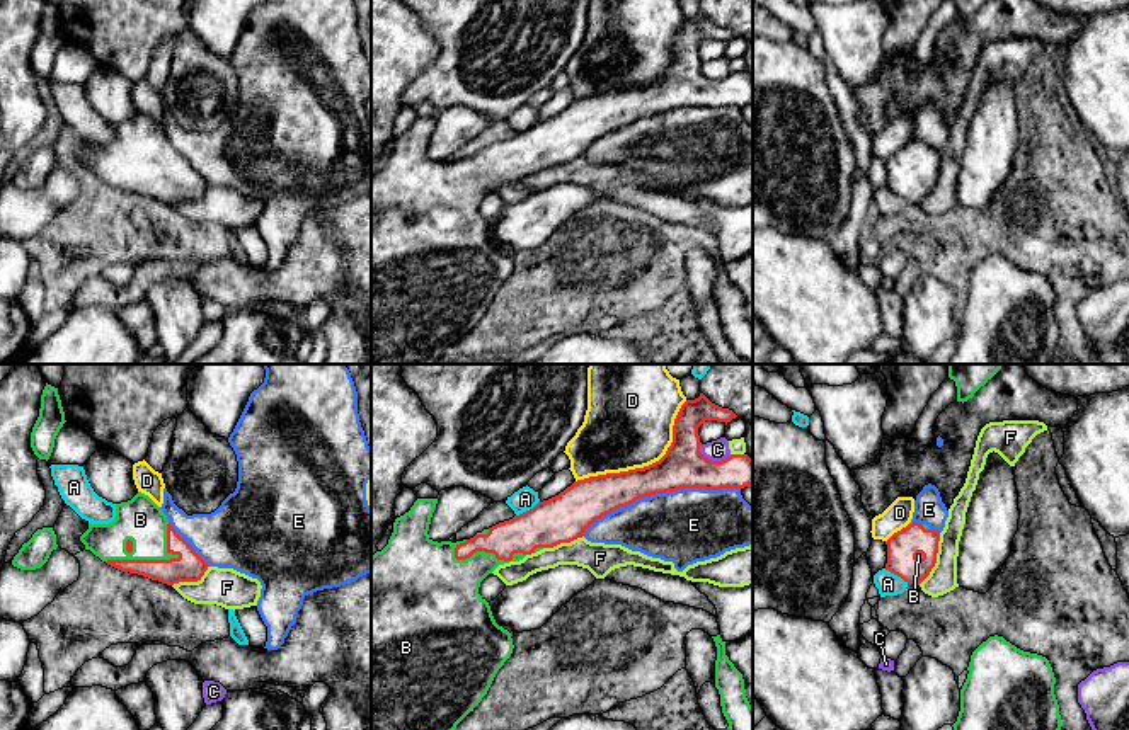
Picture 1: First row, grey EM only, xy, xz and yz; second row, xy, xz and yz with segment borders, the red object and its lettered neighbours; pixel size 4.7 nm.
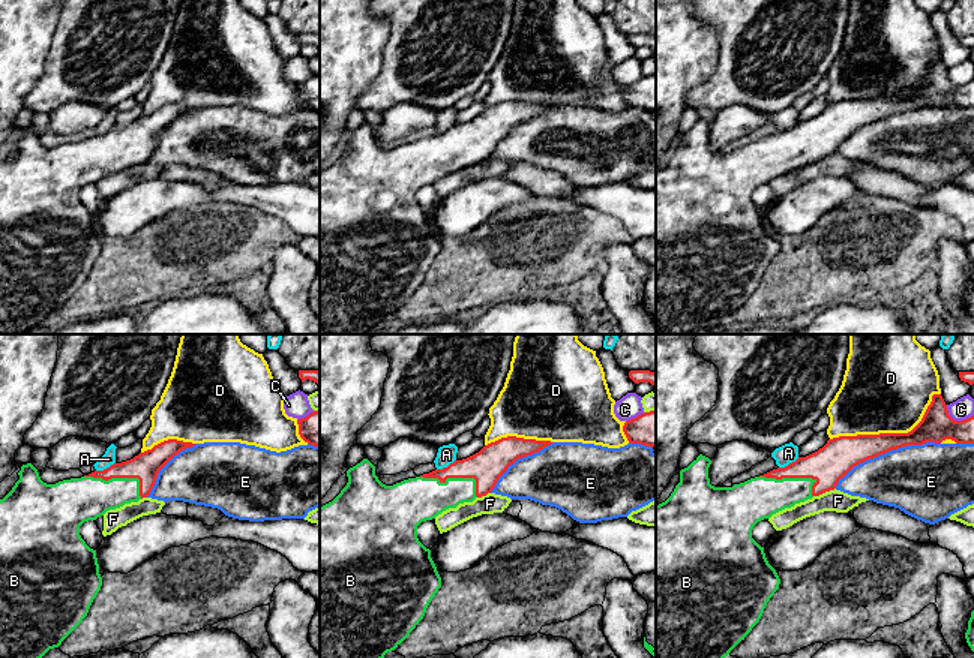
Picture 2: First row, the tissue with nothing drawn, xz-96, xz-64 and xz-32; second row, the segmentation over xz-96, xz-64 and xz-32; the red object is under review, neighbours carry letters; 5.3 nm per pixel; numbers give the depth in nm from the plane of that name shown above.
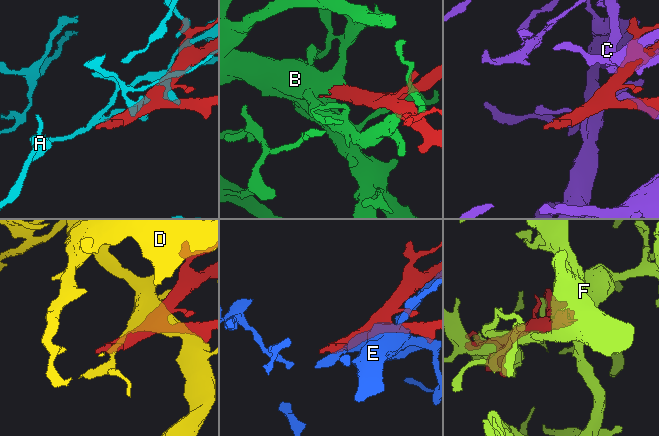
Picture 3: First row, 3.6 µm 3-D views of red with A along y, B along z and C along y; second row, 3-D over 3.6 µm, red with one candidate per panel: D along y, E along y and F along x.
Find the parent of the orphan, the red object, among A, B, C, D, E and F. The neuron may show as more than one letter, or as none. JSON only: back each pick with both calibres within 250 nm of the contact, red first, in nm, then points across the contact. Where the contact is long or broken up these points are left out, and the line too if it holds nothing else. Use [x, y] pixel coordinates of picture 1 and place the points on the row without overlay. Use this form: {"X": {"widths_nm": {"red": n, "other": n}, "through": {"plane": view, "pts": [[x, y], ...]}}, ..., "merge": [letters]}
{"B": {"widths_nm": {"red": 140, "other": 220}}, "merge": ["B"]}

